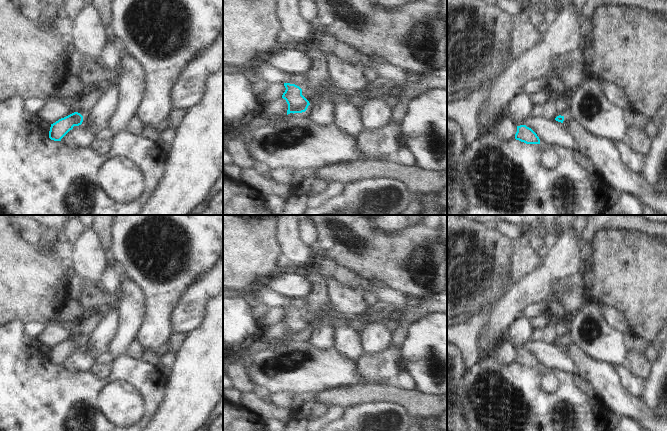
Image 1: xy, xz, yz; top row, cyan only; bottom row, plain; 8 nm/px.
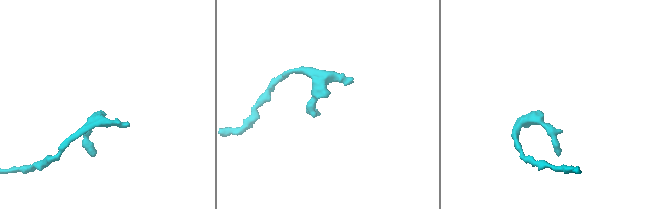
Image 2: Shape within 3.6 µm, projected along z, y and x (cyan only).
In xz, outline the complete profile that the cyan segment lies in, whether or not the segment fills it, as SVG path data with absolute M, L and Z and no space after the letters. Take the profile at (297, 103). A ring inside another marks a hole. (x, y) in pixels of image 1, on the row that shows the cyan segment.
M284 83L286 88L282 95L282 98L286 100L288 104L287 115L290 113L302 113L305 112L310 105L309 101L302 95L302 89L290 83Z

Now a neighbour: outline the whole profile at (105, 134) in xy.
M107 127L95 133L98 140L112 140L114 133Z

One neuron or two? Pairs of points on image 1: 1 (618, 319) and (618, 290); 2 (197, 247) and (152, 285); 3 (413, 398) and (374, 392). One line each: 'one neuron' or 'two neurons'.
1: two neurons
2: one neuron
3: one neuron

